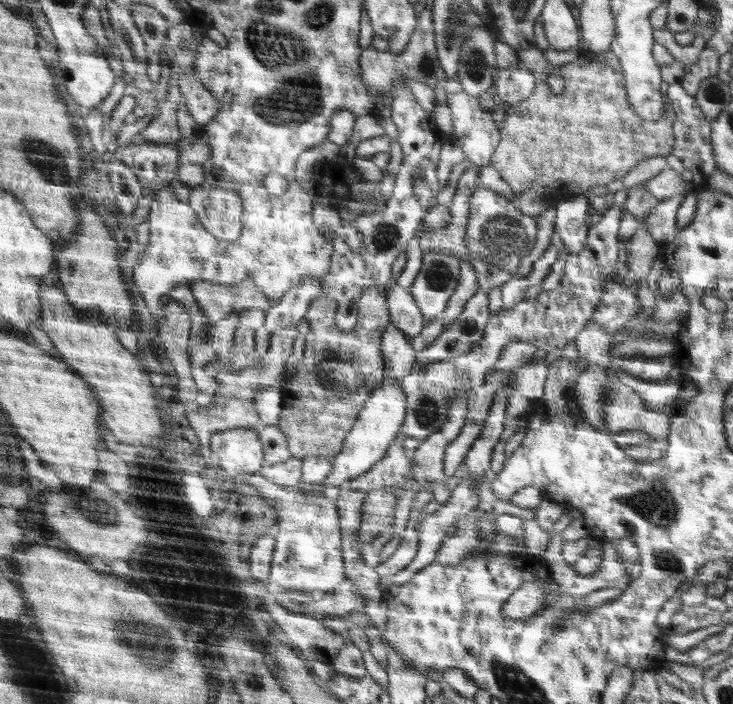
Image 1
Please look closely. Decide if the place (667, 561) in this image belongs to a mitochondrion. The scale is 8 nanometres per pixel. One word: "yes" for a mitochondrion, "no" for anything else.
yes

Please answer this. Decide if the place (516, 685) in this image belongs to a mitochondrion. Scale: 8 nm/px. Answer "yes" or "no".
yes

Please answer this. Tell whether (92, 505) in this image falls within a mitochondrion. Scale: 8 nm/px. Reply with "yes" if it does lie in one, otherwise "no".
yes

